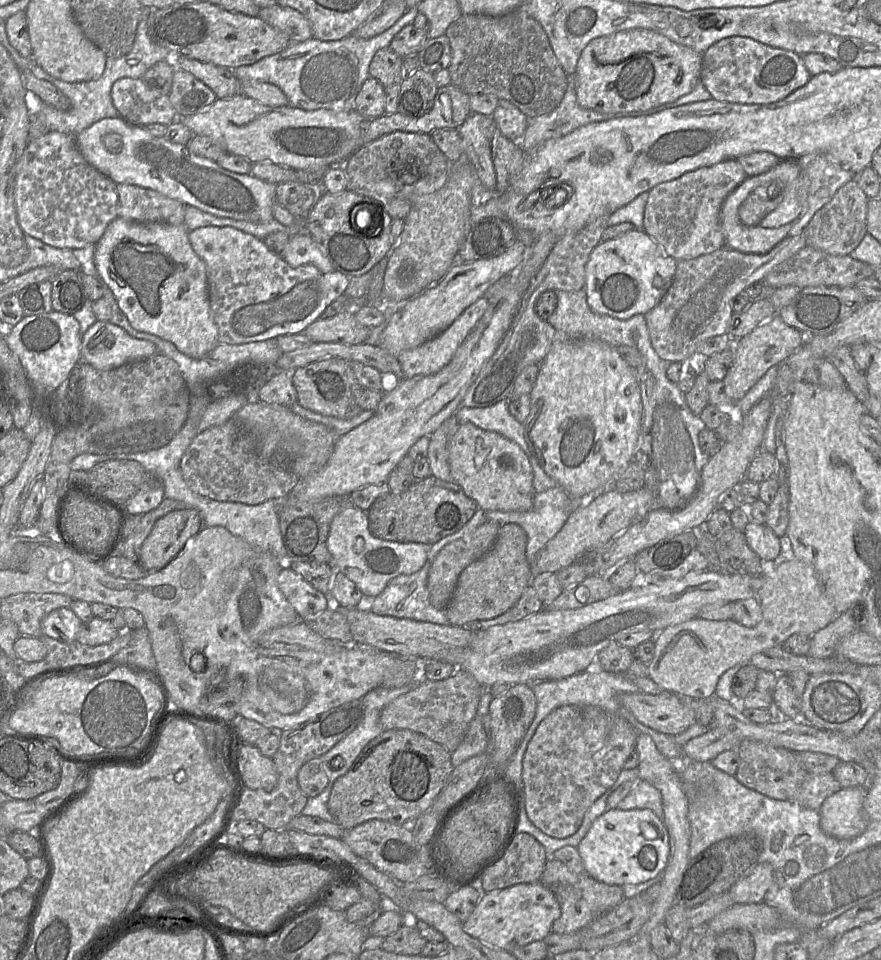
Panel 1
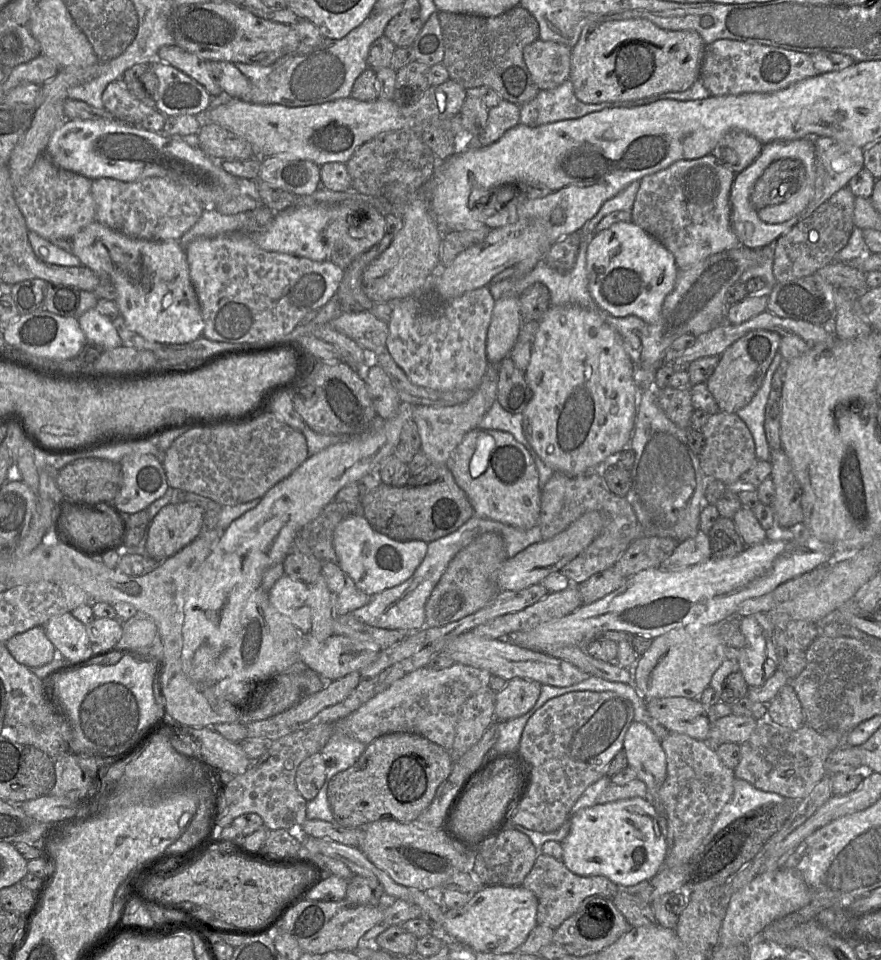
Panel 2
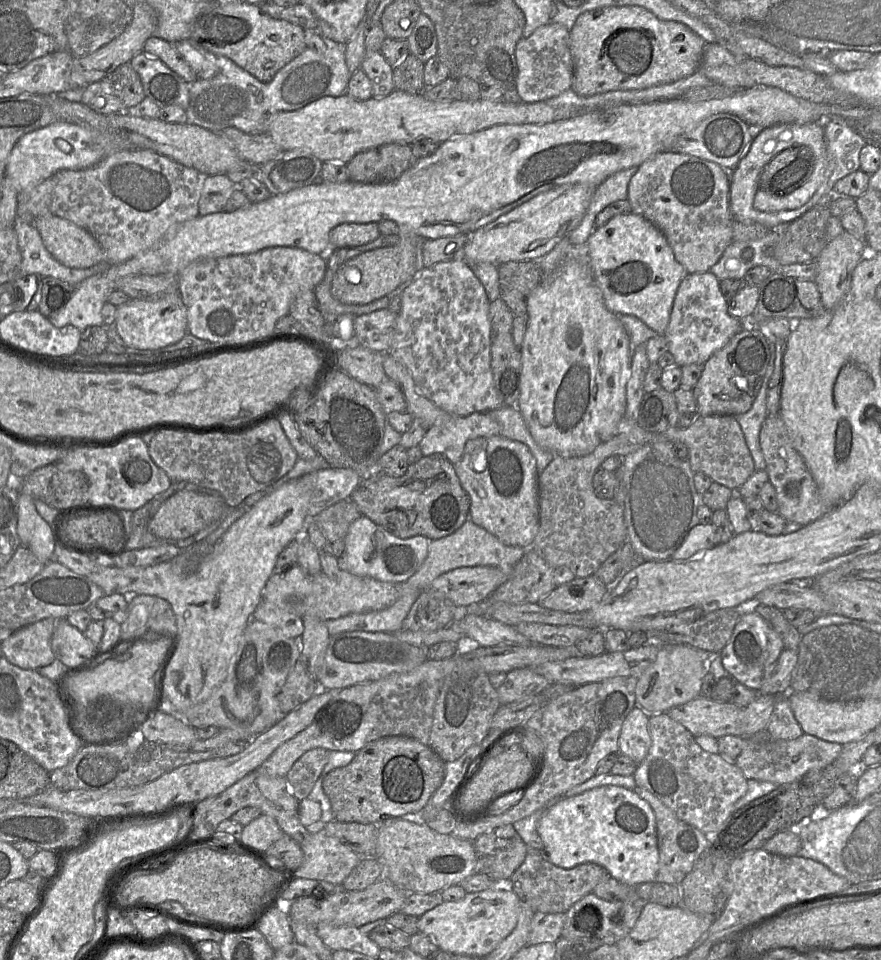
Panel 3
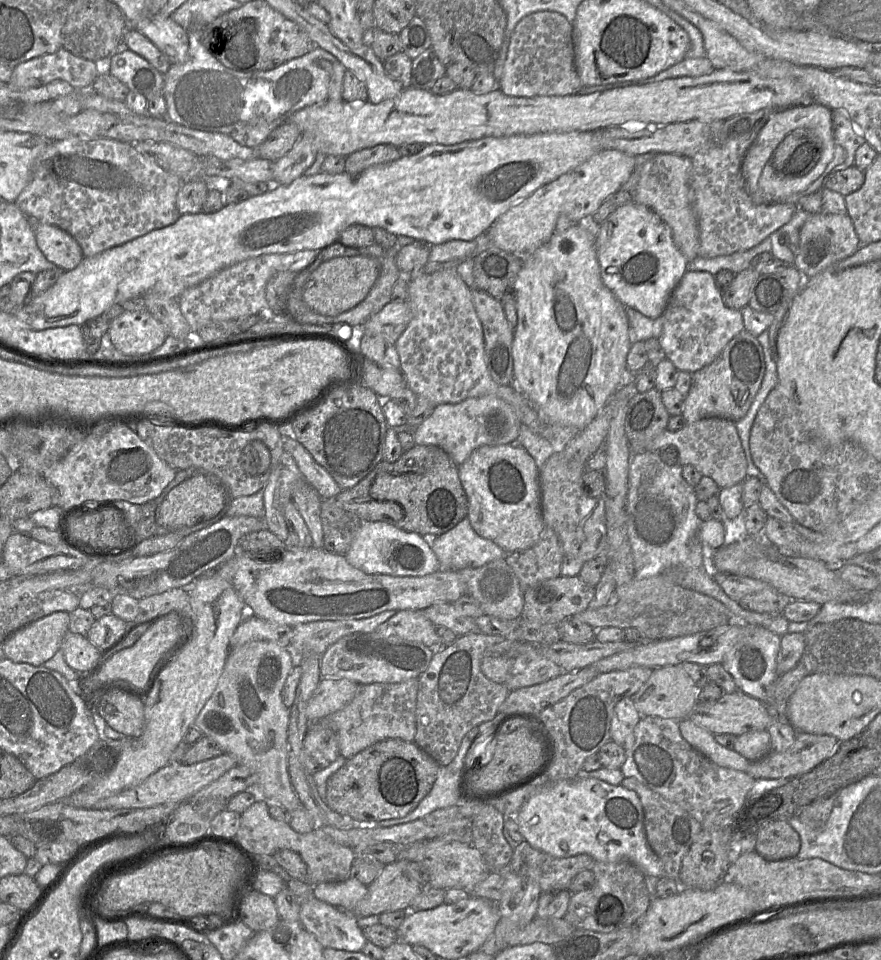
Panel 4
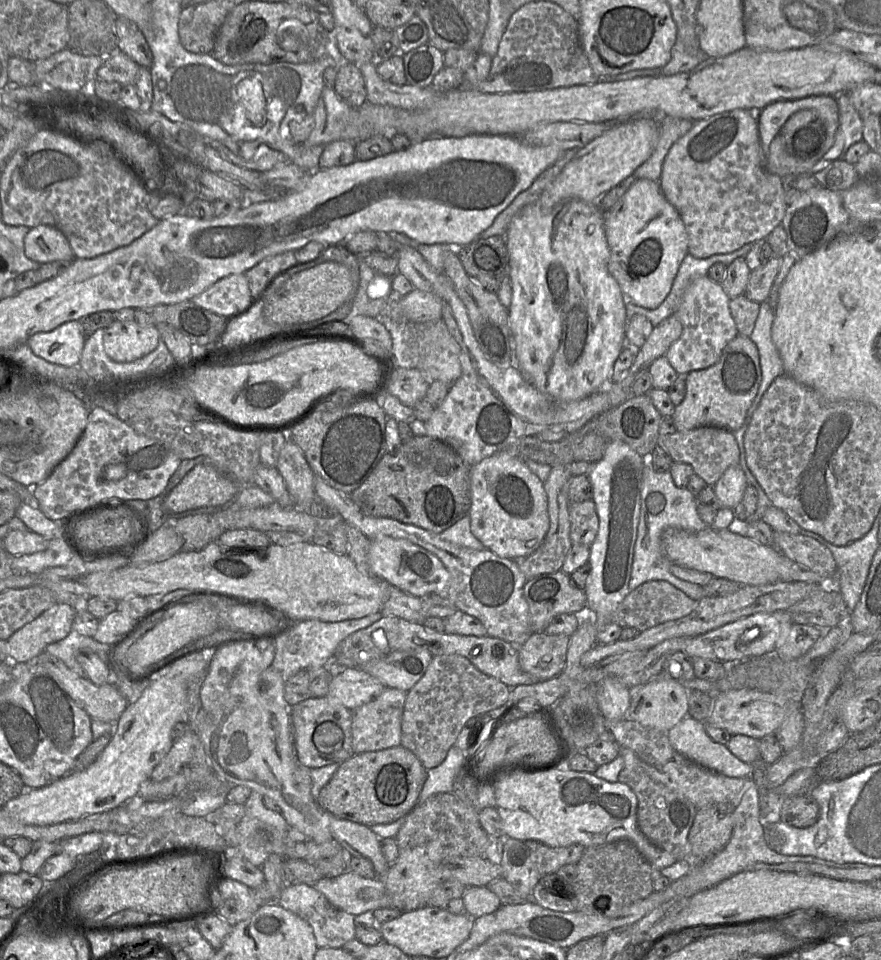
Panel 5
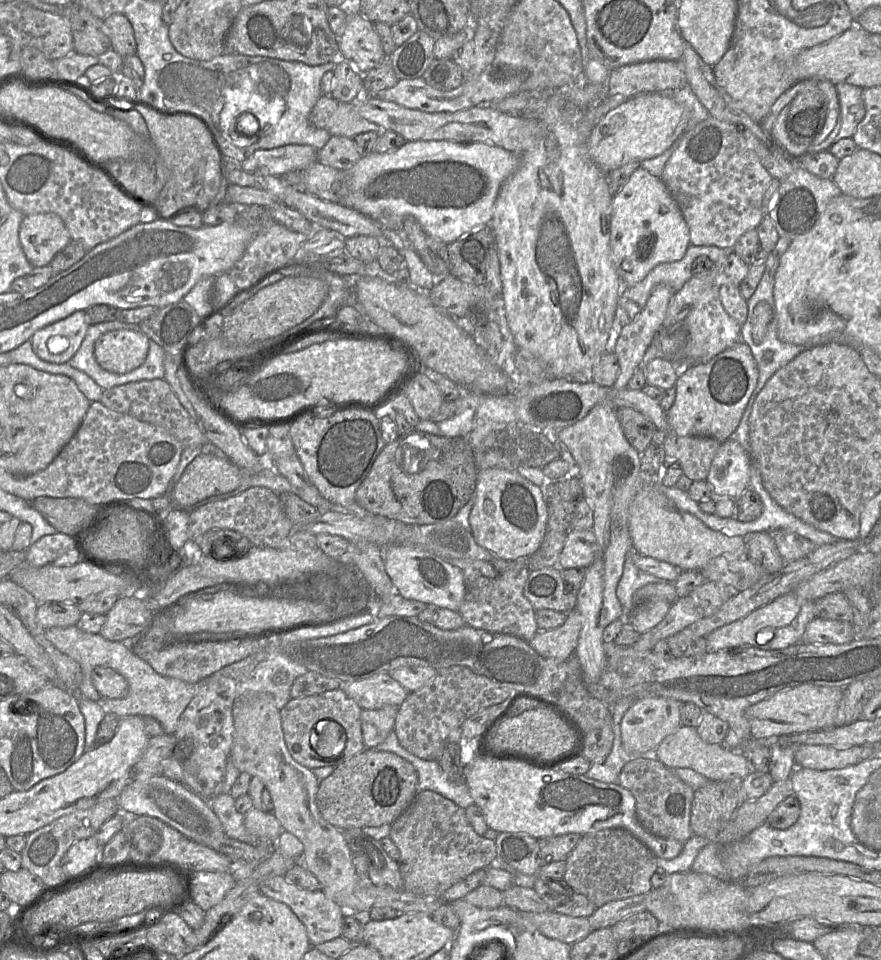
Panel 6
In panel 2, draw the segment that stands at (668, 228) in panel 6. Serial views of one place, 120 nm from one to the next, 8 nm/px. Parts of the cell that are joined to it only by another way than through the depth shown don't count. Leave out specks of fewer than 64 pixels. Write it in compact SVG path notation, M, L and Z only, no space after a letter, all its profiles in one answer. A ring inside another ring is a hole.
M617 222L594 233L586 251L588 289L595 303L615 317L635 315L647 324L659 321L666 296L674 289L679 268L674 255L634 222Z

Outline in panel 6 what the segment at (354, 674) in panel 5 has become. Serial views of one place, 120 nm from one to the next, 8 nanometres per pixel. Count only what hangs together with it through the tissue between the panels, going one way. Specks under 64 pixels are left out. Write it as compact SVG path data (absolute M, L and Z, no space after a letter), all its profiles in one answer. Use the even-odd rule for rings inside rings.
M379 673L363 680L342 683L341 689L363 710L385 706L399 707L409 695L389 673Z

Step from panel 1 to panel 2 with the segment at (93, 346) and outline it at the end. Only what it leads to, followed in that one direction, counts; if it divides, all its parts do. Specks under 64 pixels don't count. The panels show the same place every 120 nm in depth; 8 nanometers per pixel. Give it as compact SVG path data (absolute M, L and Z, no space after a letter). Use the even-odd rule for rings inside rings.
M96 308L82 314L78 318L78 322L87 342L96 344L103 349L113 349L123 345L113 323L100 314Z

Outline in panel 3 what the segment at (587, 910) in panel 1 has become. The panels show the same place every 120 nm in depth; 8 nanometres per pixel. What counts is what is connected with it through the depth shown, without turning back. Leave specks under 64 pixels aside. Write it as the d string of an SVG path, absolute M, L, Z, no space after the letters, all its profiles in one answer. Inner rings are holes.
M528 848L524 862L504 885L527 902L535 913L566 913L574 903L592 893L598 883L610 877L601 865L587 862L565 869L553 864L544 850Z

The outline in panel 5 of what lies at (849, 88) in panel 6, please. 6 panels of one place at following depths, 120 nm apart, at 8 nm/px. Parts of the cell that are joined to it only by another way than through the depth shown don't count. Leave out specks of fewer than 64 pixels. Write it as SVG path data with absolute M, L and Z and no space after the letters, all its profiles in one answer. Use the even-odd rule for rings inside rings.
M848 92L837 96L839 106L839 128L837 129L832 147L811 169L815 173L827 167L831 162L843 159L848 148L863 140L863 120L851 102Z

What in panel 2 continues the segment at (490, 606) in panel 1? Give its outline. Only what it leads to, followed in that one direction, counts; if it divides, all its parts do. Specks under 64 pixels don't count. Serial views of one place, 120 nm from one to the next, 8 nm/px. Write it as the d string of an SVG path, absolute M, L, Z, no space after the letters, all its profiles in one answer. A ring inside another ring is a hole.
M488 532L476 537L450 562L425 605L425 627L442 627L471 615L492 602L500 592L497 572L508 559L501 535Z

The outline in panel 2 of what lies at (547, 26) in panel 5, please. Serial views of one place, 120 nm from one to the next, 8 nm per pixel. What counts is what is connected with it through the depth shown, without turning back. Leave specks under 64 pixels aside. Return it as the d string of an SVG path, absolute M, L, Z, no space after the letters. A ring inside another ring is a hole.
M536 40L525 46L523 59L540 91L558 87L570 77L572 48L554 41Z

